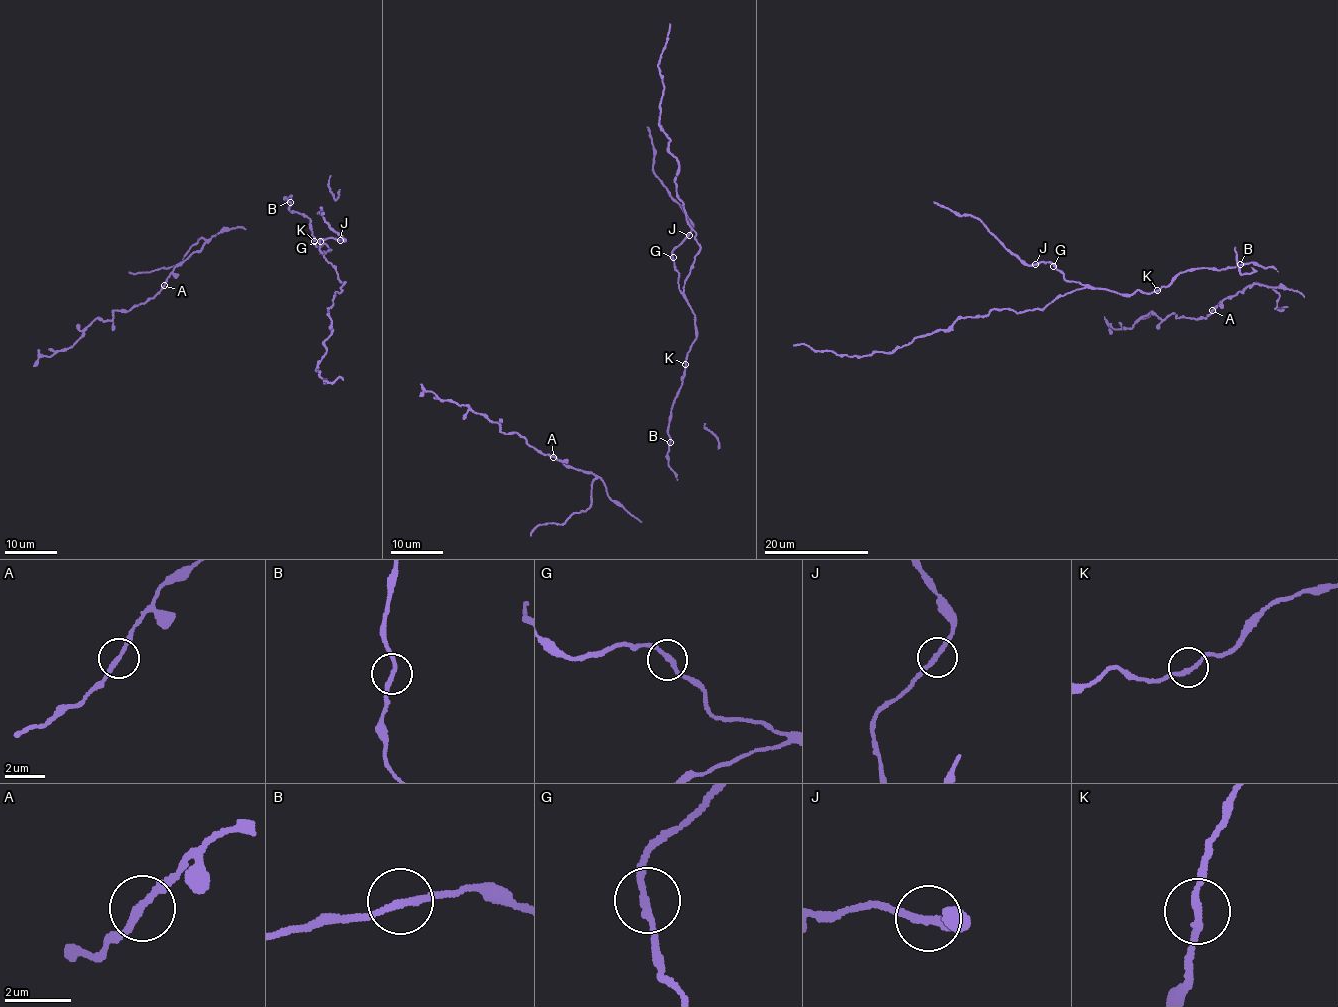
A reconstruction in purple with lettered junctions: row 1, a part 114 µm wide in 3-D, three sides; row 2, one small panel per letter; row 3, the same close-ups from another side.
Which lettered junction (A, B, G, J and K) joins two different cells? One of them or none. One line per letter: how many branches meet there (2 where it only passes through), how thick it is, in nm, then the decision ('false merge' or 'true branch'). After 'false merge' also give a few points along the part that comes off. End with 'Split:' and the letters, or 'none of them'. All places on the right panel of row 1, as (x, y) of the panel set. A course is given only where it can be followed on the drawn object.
A: 2 | 200 nm | true branch
B: 2 | 200 nm | true branch
G: 2 | 200 nm | true branch
J: 2 | 240 nm | true branch
K: 2 | 200 nm | true branch
Split: none of them

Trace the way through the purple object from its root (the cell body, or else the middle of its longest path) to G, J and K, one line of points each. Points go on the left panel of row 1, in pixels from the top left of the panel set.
G: (298, 212), (310, 219), (317, 246), (324, 243), (330, 252), (320, 253), (320, 241)
J: (298, 212), (310, 219), (317, 246), (324, 243), (330, 250), (320, 253), (321, 239), (340, 240)
K: (298, 212), (310, 219), (314, 241)

